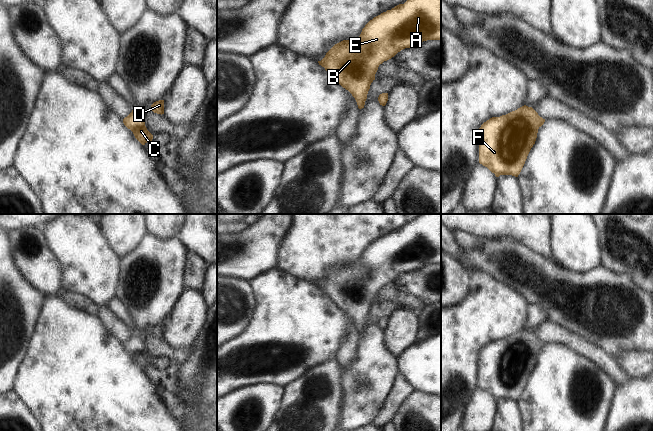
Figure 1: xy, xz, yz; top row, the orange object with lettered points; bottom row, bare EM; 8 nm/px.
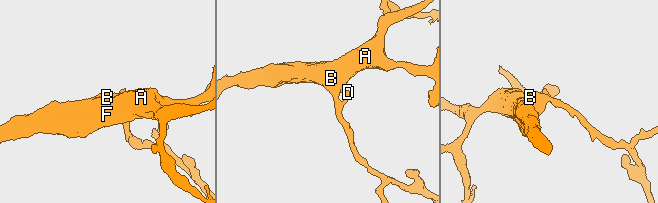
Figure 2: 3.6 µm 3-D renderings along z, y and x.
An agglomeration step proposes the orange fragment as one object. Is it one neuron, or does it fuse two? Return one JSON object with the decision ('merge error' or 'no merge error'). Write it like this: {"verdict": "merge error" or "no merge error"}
{"verdict": "no merge error"}

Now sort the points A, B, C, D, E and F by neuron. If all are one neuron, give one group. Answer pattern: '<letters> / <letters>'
A B C D E F

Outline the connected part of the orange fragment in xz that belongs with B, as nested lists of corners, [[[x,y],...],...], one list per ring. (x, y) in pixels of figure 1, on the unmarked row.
[[[421,214],[404,228],[374,241],[357,263],[335,268],[318,287],[352,318],[362,333],[379,289],[401,274],[427,264],[441,264],[441,214]]]

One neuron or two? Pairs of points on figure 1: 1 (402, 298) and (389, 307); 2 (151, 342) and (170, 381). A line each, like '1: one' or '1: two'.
1: two
2: one

